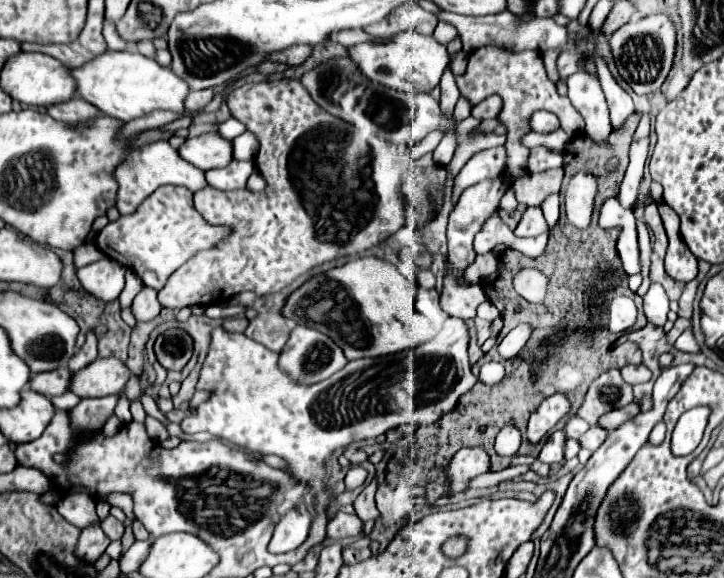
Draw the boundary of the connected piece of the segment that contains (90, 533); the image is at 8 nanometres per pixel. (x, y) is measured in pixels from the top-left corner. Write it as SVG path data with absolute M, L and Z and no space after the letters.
M96 522L96 524L90 524L88 528L82 530L76 552L86 562L96 562L104 554L108 544L110 544L110 538L102 532L100 522Z

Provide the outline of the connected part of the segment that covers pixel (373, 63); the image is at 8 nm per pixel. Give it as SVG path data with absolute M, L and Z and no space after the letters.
M402 32L392 40L380 44L356 44L350 48L350 58L372 82L404 92L430 92L434 86L438 86L440 76L448 66L446 46L438 44L432 36L422 36L418 32Z

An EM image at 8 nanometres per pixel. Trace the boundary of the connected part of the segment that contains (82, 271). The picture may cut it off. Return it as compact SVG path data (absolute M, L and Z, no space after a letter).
M104 256L84 268L78 268L78 278L82 286L96 298L104 302L112 302L120 296L124 288L124 272L126 266L118 260L110 260Z

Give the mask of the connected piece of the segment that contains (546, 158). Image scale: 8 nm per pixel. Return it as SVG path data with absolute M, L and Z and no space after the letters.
M536 146L536 148L530 150L526 170L528 172L544 172L544 170L550 170L550 168L560 168L562 160L564 160L562 154L556 154L546 146Z

